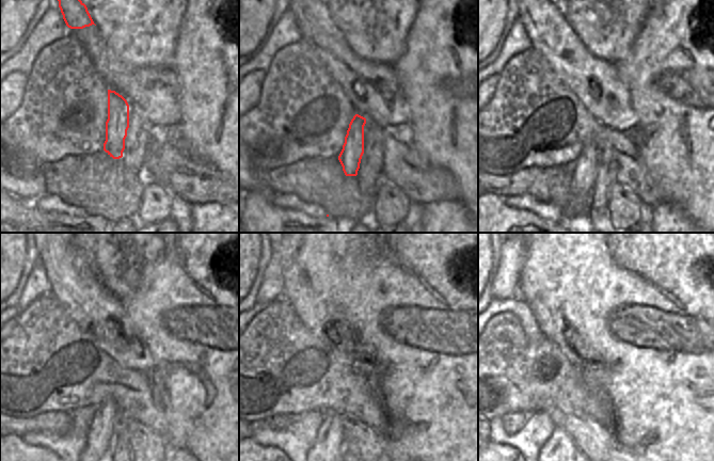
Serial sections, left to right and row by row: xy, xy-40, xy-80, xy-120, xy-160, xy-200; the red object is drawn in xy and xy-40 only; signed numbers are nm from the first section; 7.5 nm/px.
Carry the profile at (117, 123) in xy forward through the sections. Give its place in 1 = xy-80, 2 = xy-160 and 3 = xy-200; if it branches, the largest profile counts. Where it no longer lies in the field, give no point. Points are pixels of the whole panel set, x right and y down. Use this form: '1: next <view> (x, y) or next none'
1: next xy-80 (587, 163)
2: next xy-160 (329, 446)
3: next xy-200 (559, 449)

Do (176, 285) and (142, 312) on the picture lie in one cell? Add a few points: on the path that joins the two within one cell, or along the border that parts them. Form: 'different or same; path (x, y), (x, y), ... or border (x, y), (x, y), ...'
same; path (168, 293), (151, 308)

